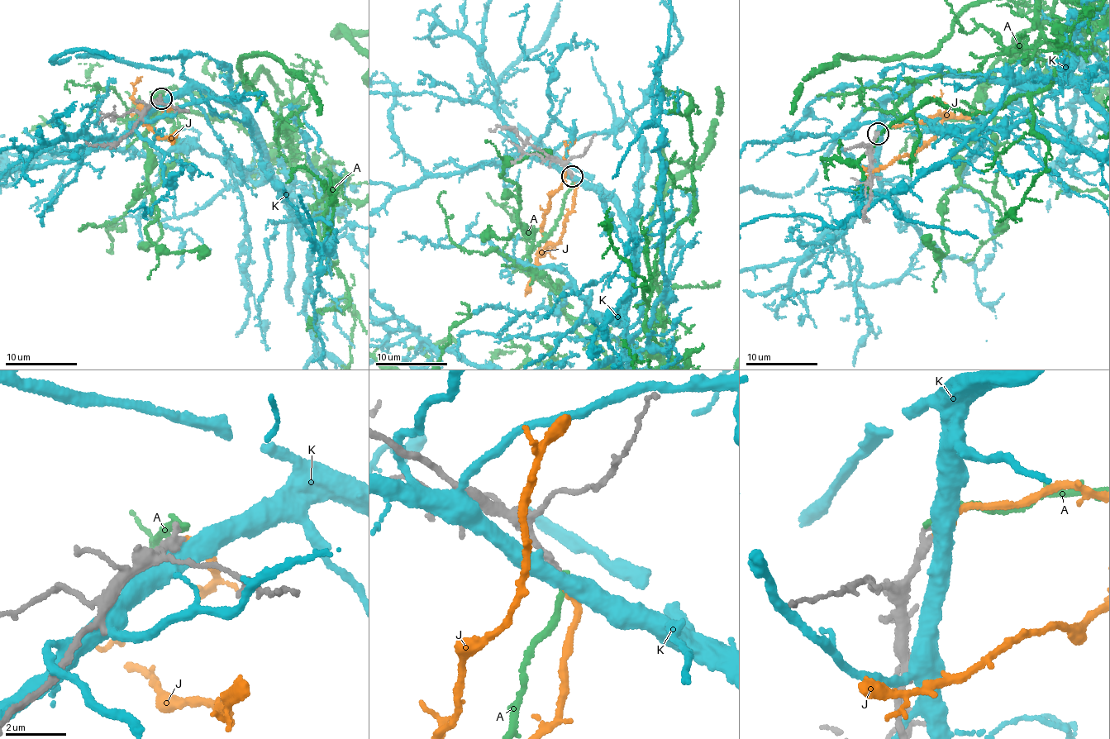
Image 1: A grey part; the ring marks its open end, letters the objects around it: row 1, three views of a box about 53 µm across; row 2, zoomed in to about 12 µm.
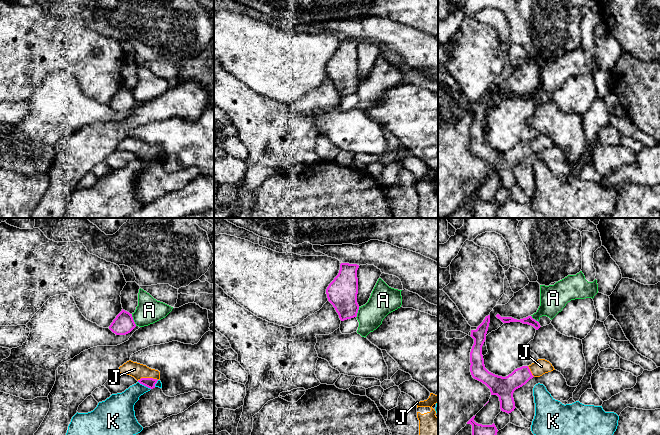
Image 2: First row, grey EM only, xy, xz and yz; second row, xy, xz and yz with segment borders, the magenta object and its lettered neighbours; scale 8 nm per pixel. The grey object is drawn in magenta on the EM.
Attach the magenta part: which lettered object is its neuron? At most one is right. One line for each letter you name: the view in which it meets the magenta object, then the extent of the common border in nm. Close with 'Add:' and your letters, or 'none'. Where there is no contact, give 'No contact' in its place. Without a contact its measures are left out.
J: Touches magenta in xy. Shared border 170 nm
Add: J

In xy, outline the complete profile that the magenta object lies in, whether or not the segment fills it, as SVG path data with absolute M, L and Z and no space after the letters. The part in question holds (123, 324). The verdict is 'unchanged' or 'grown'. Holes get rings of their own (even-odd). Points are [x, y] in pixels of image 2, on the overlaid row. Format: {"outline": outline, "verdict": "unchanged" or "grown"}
{"outline": "M122 309L109 326L109 329L116 335L126 335L135 327L136 324L133 320L132 314Z", "verdict": "unchanged"}

